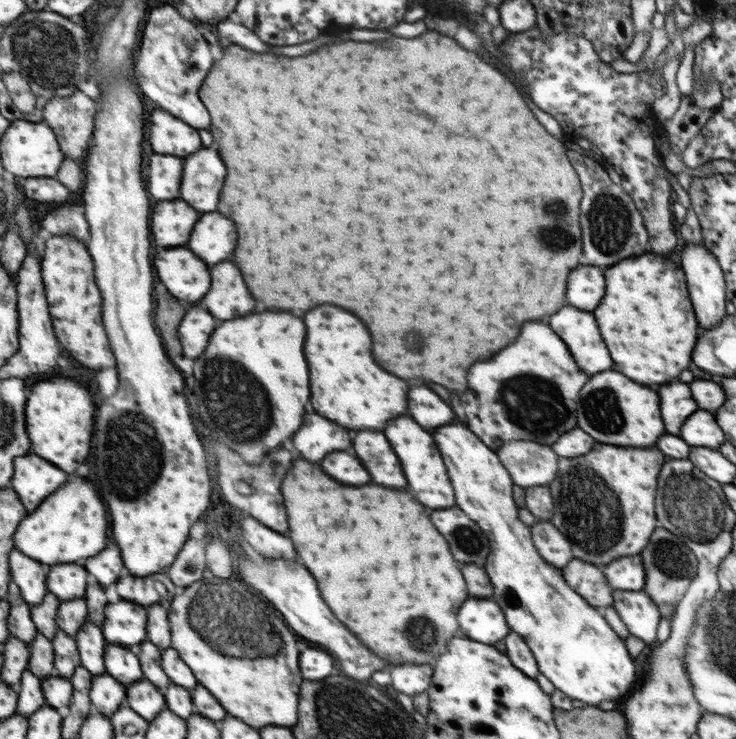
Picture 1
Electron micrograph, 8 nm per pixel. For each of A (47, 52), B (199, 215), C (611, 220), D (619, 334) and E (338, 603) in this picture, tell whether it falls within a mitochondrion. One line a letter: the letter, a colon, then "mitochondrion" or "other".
A: mitochondrion
B: other
C: mitochondrion
D: other
E: other

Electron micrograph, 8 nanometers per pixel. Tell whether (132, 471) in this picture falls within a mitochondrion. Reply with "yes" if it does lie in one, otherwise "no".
yes

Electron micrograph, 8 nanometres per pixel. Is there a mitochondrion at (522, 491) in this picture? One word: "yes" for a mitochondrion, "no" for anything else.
no

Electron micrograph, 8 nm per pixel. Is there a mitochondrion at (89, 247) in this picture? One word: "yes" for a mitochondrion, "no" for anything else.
no

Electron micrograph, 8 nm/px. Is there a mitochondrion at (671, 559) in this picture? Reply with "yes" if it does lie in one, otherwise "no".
yes

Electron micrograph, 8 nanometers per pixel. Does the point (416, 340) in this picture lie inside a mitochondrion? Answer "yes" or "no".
yes

